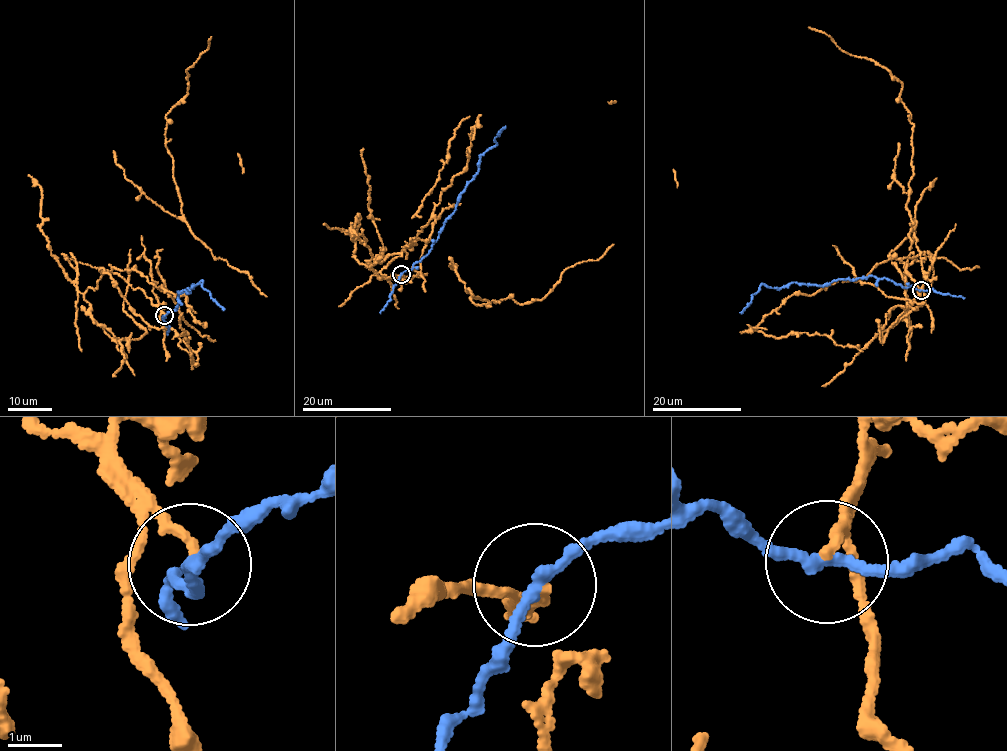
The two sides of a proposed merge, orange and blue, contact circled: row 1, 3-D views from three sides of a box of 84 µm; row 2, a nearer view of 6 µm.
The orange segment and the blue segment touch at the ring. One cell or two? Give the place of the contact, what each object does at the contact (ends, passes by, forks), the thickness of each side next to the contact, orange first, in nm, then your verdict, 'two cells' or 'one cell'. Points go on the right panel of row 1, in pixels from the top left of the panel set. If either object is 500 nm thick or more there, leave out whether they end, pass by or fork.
place (921, 290); orange ends; blue passes by; calibres 180 and 190 nm; two cells

